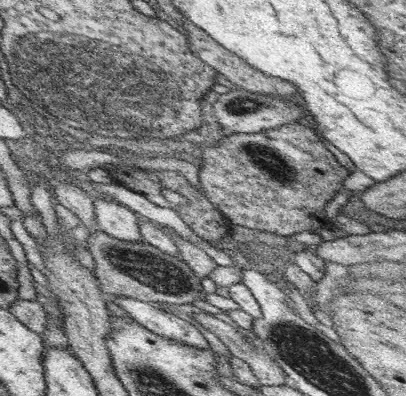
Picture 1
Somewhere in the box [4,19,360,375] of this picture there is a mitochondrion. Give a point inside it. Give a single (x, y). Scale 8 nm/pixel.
(86, 80)

